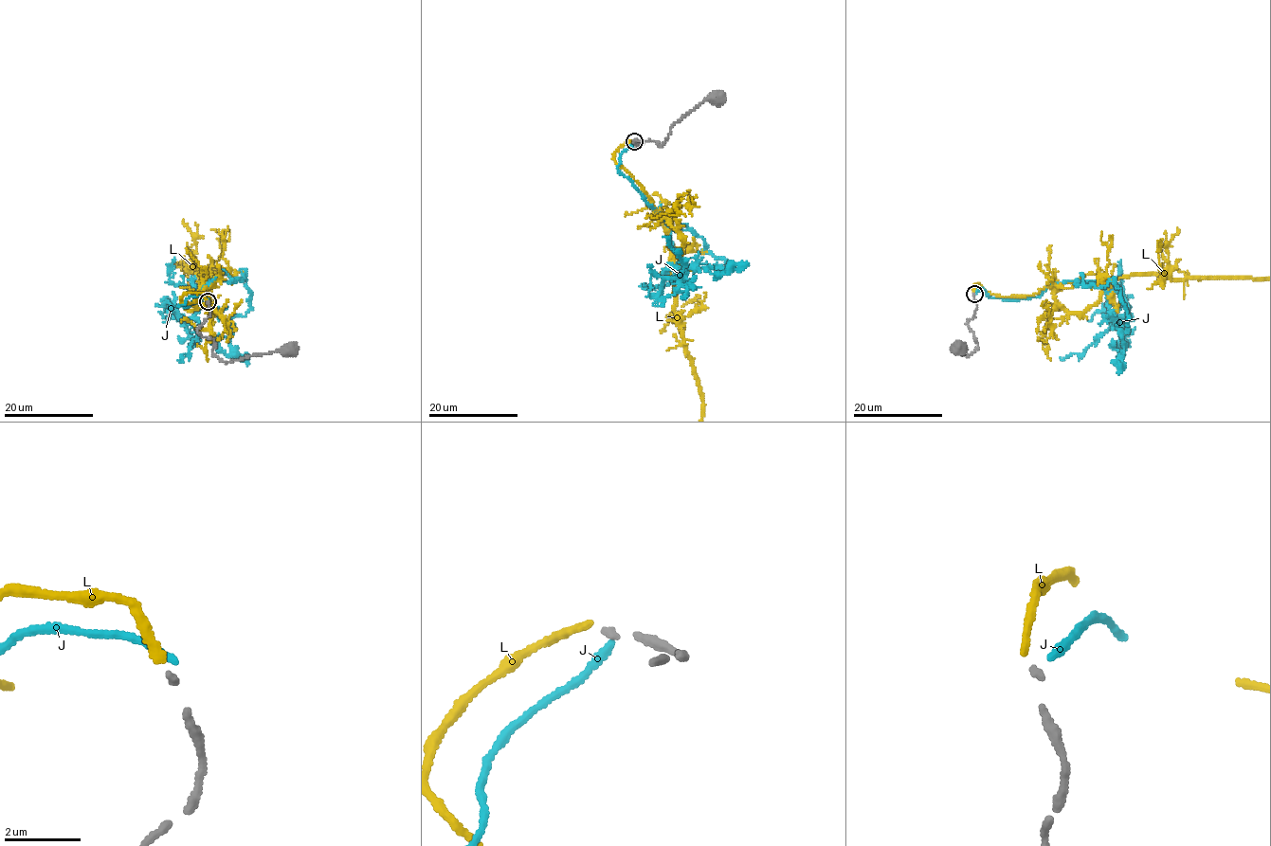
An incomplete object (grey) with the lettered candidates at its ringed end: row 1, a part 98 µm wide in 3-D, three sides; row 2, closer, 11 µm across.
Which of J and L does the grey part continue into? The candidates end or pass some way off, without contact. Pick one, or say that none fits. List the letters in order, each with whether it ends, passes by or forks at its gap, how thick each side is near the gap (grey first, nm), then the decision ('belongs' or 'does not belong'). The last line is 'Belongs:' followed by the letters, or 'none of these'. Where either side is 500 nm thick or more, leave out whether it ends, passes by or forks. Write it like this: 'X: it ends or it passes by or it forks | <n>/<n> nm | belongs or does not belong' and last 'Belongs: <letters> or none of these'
J: it ends | 130/200 nm | belongs
L: it ends | 130/190 nm | does not belong
Belongs: J

